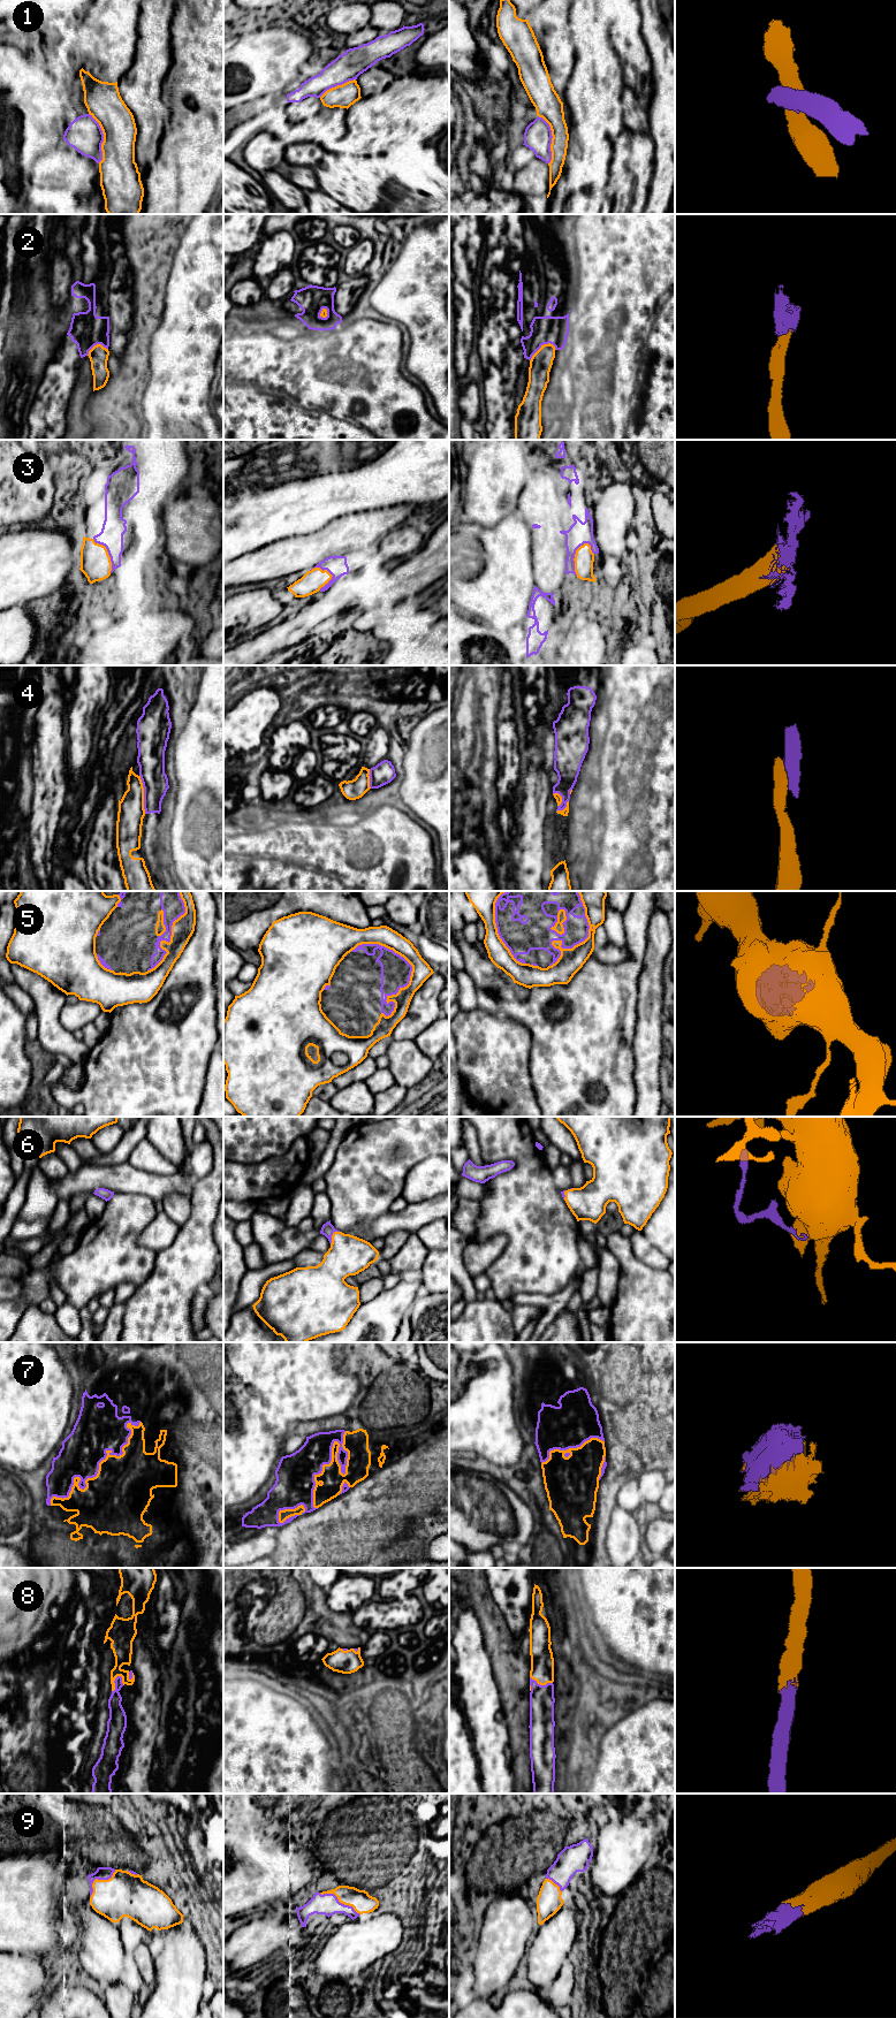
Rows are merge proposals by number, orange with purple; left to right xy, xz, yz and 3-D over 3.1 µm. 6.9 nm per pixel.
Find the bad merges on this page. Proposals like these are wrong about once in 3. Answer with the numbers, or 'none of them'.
1, 4

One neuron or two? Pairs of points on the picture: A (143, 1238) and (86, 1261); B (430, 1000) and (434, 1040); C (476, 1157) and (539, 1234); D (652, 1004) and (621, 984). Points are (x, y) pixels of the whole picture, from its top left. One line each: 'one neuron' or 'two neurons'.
A: two neurons
B: two neurons
C: two neurons
D: two neurons

